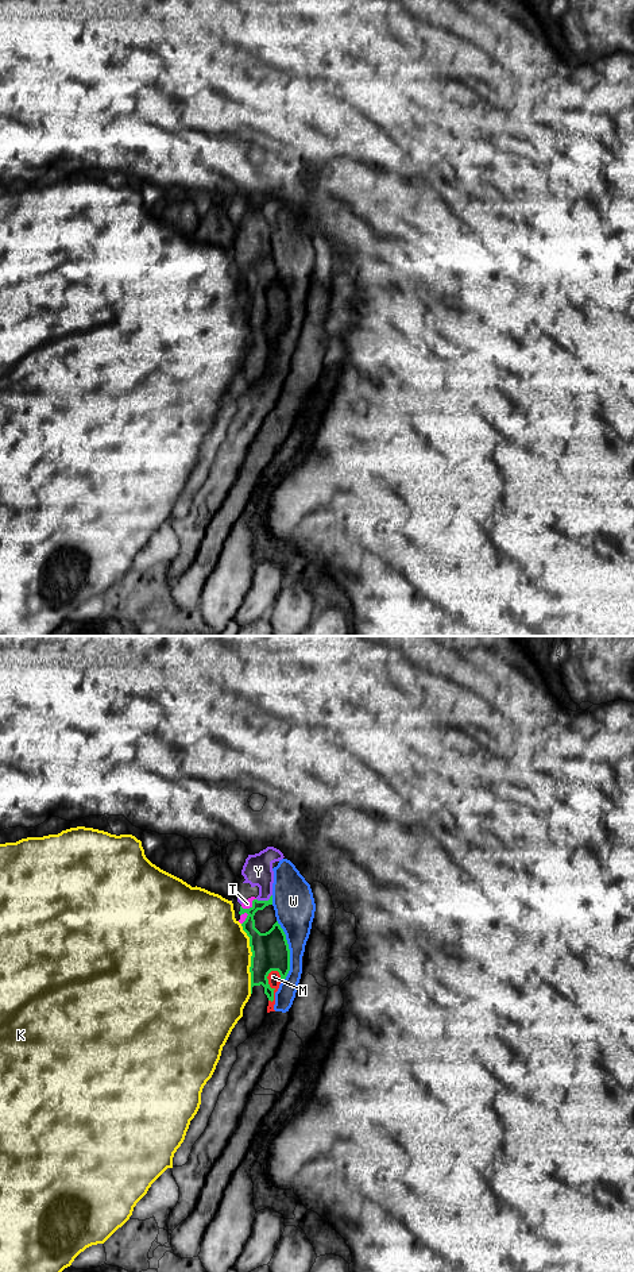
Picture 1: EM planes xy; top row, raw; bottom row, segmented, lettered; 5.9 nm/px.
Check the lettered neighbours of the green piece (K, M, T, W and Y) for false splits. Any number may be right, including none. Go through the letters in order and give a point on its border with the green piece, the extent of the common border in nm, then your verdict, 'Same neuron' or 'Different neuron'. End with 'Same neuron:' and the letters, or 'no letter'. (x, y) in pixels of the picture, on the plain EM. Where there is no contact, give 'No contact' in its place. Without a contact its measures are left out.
K: Touches green at xy (251, 311). Shared border 420 nm. Different neuron
M: Touches green at xy (269, 336). Shared border 200 nm. Different neuron
T: Touches green at xy (250, 259). Shared border 110 nm. Same neuron
W: Touches green at xy (289, 303). Shared border 380 nm. Different neuron
Y: Touches green at xy (265, 253). Shared border 100 nm. Same neuron
Same neuron: T, Y

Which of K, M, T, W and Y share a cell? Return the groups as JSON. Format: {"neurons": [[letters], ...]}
{"neurons": [["K"], ["M"], ["T", "Y"], ["W"]]}

